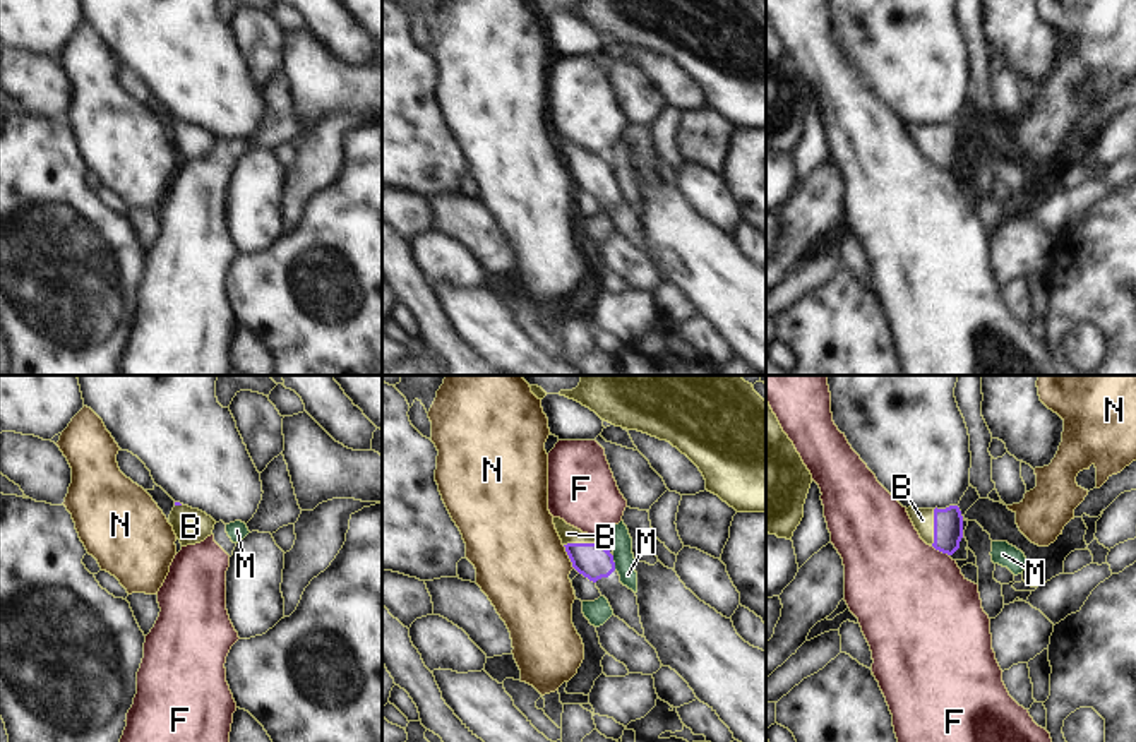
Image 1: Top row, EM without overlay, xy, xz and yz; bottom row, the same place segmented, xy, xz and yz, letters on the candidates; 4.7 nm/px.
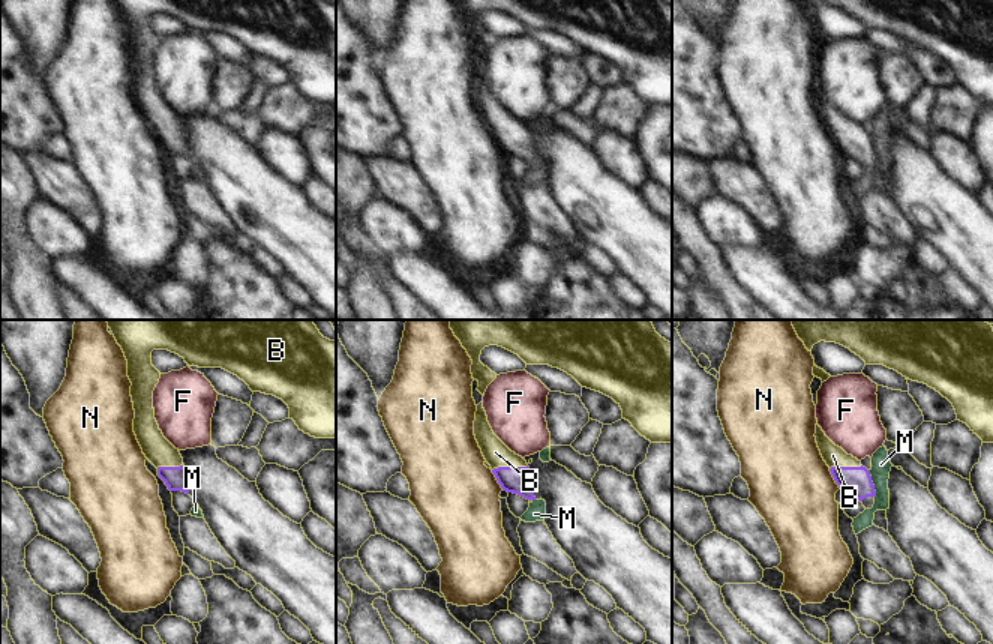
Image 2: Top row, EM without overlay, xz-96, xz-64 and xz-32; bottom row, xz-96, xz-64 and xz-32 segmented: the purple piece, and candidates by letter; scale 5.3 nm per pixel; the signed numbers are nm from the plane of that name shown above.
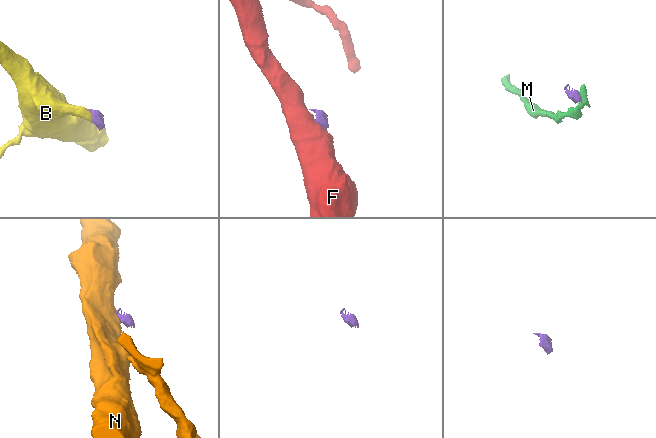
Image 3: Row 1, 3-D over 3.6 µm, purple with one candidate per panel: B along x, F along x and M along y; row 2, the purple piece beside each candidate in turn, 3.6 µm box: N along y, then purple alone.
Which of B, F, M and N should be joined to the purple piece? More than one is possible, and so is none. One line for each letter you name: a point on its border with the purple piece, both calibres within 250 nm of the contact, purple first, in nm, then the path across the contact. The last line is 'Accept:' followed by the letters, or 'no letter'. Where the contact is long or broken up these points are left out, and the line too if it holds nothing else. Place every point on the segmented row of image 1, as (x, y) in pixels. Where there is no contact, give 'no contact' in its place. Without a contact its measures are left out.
B: meets purple in yz at (934, 528); 140 nm thick on the purple side, 100 nm on the other; runs through yz (948, 523), (943, 528), (934, 528), (922, 520)
Accept: B

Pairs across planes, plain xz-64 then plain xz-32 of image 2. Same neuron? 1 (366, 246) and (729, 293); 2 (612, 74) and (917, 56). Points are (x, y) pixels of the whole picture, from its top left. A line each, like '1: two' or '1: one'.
1: one
2: one

